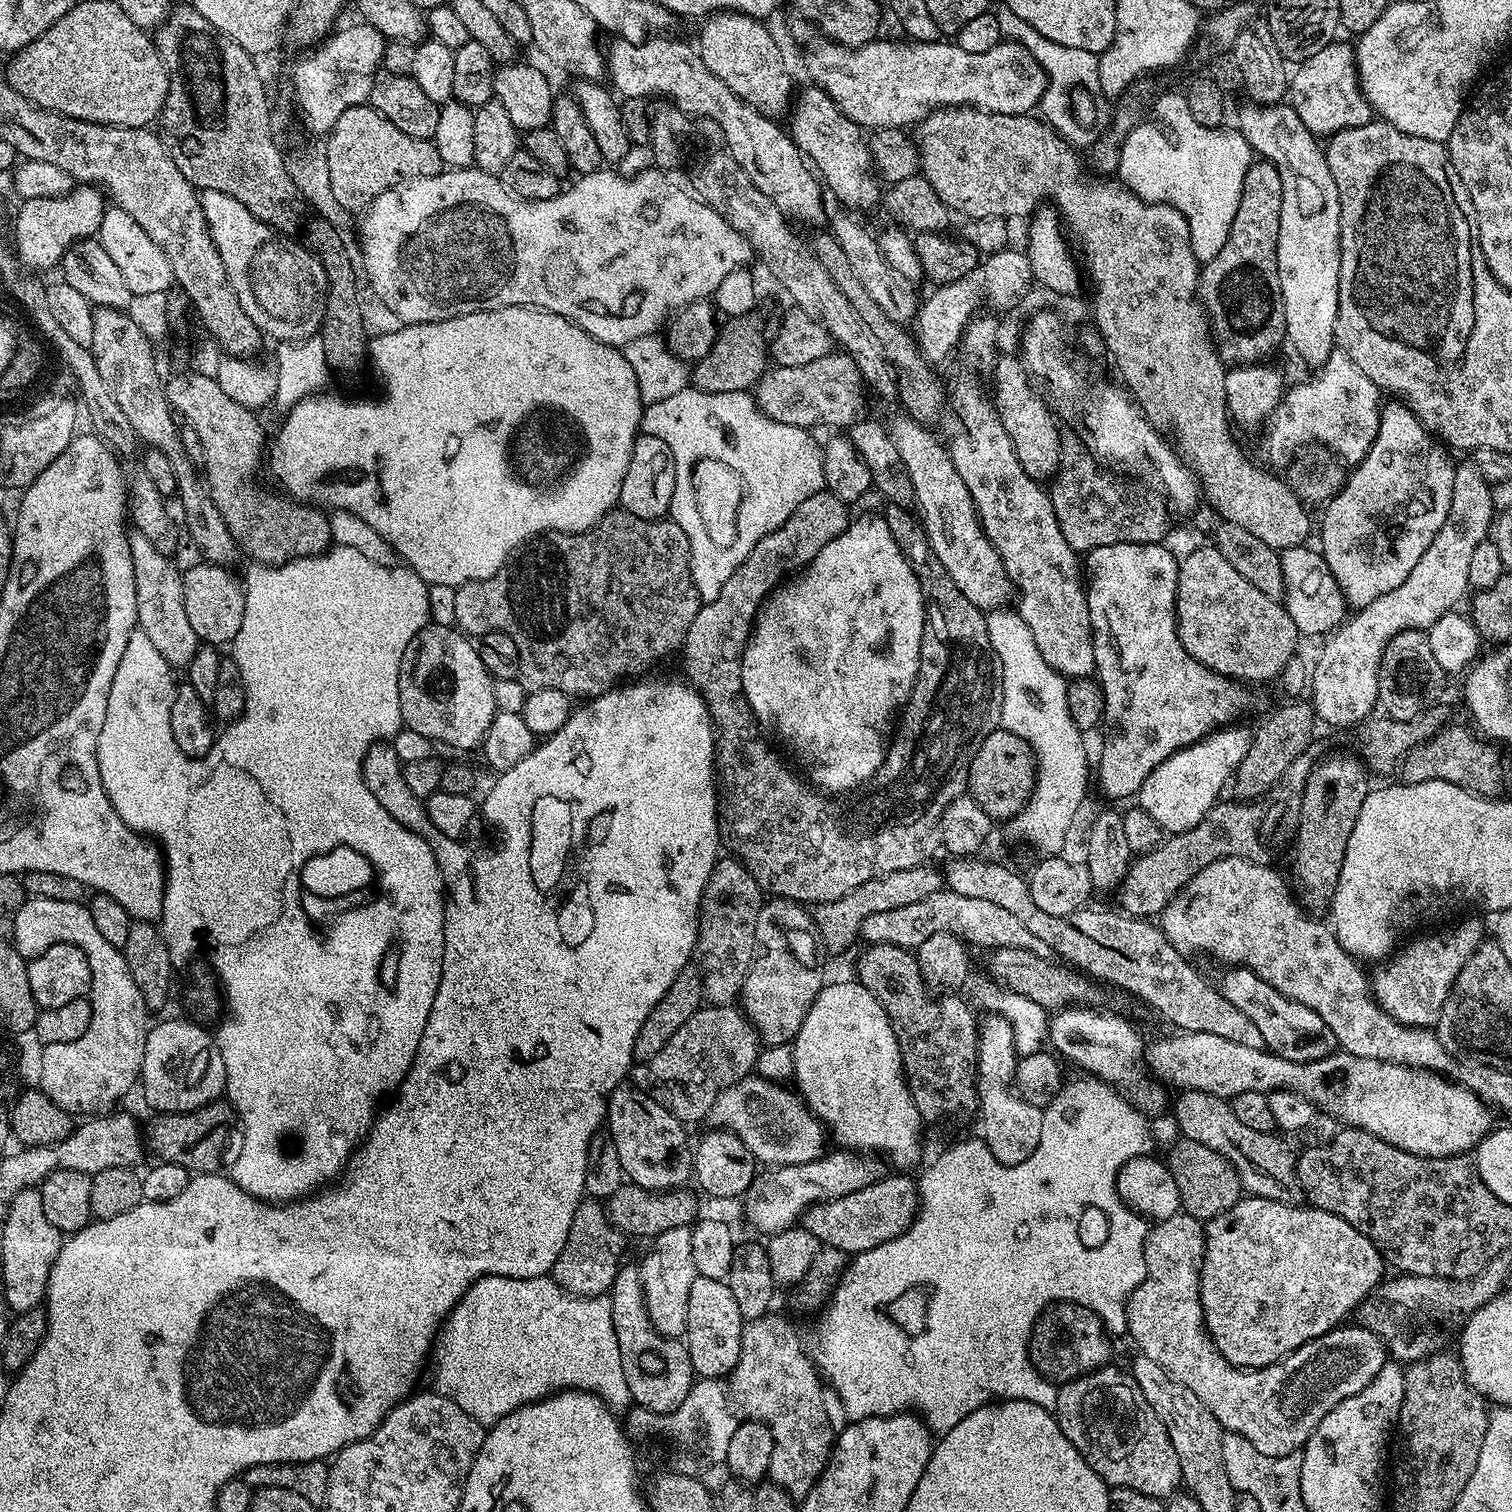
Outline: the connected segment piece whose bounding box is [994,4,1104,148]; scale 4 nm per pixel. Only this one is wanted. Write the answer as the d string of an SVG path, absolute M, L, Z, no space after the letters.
M1003 4L997 5L994 13L998 18L1002 36L1026 46L1048 77L1048 89L1040 103L1043 119L1070 144L1080 148L1089 147L1093 141L1099 139L1103 129L1100 120L1104 95L1098 79L1099 55L1051 41L1034 26L1030 26L1030 22L1025 22Z

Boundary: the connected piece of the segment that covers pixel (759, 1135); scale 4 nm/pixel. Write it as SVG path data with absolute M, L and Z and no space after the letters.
M750 1074L727 1088L710 1113L711 1123L715 1127L736 1132L757 1161L761 1165L766 1164L764 1166L804 1164L816 1159L822 1152L820 1147L824 1144L824 1136L820 1133L821 1125L814 1119L803 1099L791 1087L784 1087L788 1086Z

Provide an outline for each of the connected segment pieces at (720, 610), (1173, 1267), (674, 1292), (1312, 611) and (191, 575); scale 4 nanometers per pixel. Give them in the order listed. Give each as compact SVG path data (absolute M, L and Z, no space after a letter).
M827 490L815 492L806 498L806 502L797 506L794 514L790 514L790 518L786 518L778 530L763 536L758 546L750 550L746 562L742 562L742 566L738 566L738 570L726 578L718 598L701 603L694 622L690 622L690 630L686 630L682 649L684 668L688 671L686 680L706 702L712 715L712 726L716 730L720 842L727 851L728 848L732 851L729 853L735 859L744 863L750 874L754 874L754 882L758 882L761 892L772 898L794 900L805 906L825 904L858 890L858 886L862 886L862 882L870 882L870 878L928 864L931 856L942 848L940 823L946 806L950 806L954 798L965 795L968 767L974 754L978 754L978 746L982 746L989 734L1000 727L1004 679L998 654L990 642L987 615L974 606L974 602L970 602L970 598L966 598L958 586L954 586L952 579L944 573L944 567L936 563L936 555L932 553L924 525L919 519L909 509L899 506L887 510L888 525L908 563L913 566L928 564L918 572L924 590L926 627L912 693L902 709L882 766L866 786L847 794L831 796L821 794L799 775L796 777L772 753L773 745L764 741L765 733L744 697L740 663L745 649L728 648L728 644L740 644L740 640L728 640L728 636L720 636L720 640L716 640L716 632L751 633L760 605L785 579L784 572L796 574L807 568L822 546L834 542L838 534L848 529L849 505Z
M1179 1211L1172 1217L1151 1225L1148 1241L1144 1247L1146 1254L1146 1278L1134 1290L1128 1300L1128 1330L1139 1351L1146 1358L1154 1358L1162 1370L1166 1370L1182 1386L1198 1394L1198 1402L1214 1414L1221 1429L1236 1432L1254 1450L1267 1456L1285 1456L1303 1449L1310 1434L1346 1398L1358 1394L1372 1381L1374 1374L1382 1370L1386 1363L1386 1351L1378 1334L1355 1326L1333 1328L1331 1332L1314 1338L1308 1344L1294 1350L1286 1358L1265 1368L1236 1368L1214 1346L1208 1328L1204 1324L1204 1311L1200 1301L1200 1271L1204 1265L1205 1225L1189 1212Z
M691 1227L666 1230L654 1237L650 1244L652 1249L638 1264L648 1317L664 1336L680 1338L688 1331L686 1310L690 1306L690 1286L694 1286L697 1275L691 1238Z
M1299 544L1280 552L1282 578L1284 579L1282 603L1290 614L1294 626L1300 631L1301 637L1320 636L1319 638L1324 638L1344 623L1346 605L1334 574L1330 574L1330 566L1326 566L1324 553L1315 547L1312 547L1313 549L1308 547Z
M199 562L193 568L183 569L181 575L182 599L187 621L200 642L208 646L231 645L244 617L244 586L239 575L223 564Z

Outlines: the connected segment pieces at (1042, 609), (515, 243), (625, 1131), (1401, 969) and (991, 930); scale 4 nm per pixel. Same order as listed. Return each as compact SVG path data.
M960 380L956 385L951 385L950 406L956 414L956 425L948 441L948 453L954 462L954 470L958 470L962 482L966 482L966 490L970 490L984 537L998 550L1013 589L1018 596L1020 592L1020 617L1026 626L1030 626L1030 634L1034 634L1034 642L1051 668L1065 678L1091 677L1096 671L1096 663L1082 560L1072 549L1072 544L1062 538L1062 526L1058 526L1051 495L1045 489L1043 492L1040 489L1043 487L1032 480L1026 470L1022 470L1022 462L1018 462L1018 454L1014 454L1014 446L1006 434L1006 426L1002 426L998 418L995 403L987 391L980 389L978 381Z
M469 166L467 168L454 168L445 170L438 173L436 176L430 178L418 178L417 180L405 180L403 184L396 185L395 188L387 188L382 194L378 194L378 198L374 198L371 204L368 205L366 211L363 213L362 219L364 221L360 224L360 248L364 251L364 272L368 275L368 280L372 283L372 288L376 291L376 296L397 316L397 321L404 324L425 324L426 322L442 322L446 318L458 318L462 314L474 314L475 312L485 312L486 310L498 310L499 308L509 308L510 306L527 306L529 308L543 308L545 312L553 312L562 318L566 318L571 324L576 324L582 330L586 330L586 334L590 334L594 338L598 338L598 342L603 344L610 344L614 348L623 349L624 345L634 342L634 338L642 338L643 336L651 336L657 331L656 328L660 323L663 325L669 319L670 313L673 310L679 310L685 304L694 302L695 300L703 300L711 297L716 291L718 285L731 271L736 269L743 269L748 263L748 259L753 259L754 251L748 240L734 228L727 224L725 218L718 214L707 204L704 204L697 198L691 191L688 192L684 188L679 188L676 184L671 184L667 180L669 178L660 168L655 166L648 166L645 172L640 172L637 176L632 176L627 180L624 176L619 176L616 170L601 170L592 172L589 176L580 176L577 179L577 184L573 188L565 187L554 198L546 198L545 200L524 200L521 196L516 196L511 190L500 181L499 175L491 172L484 172L482 169Z
M625 1082L615 1088L608 1097L606 1128L617 1146L625 1177L631 1183L652 1192L668 1192L683 1188L691 1181L694 1172L694 1154L691 1143L688 1144L685 1132L687 1129L677 1116L670 1114L670 1110L666 1110L666 1106L657 1102L651 1091L639 1092L631 1082Z
M1464 920L1453 932L1448 932L1445 936L1424 936L1421 940L1412 940L1408 945L1387 957L1386 962L1379 965L1376 977L1372 976L1370 987L1372 997L1384 1007L1384 1012L1393 1016L1398 1022L1402 1022L1408 1028L1432 1028L1440 1020L1442 1010L1446 1006L1449 996L1453 995L1456 987L1456 979L1466 966L1470 954L1486 939L1484 924L1480 920Z
M947 890L930 894L930 898L922 898L922 902L913 902L910 906L898 906L898 910L870 914L870 918L866 918L866 922L862 922L860 927L860 940L869 945L893 944L899 948L916 950L926 939L943 932L958 937L973 949L1017 948L1030 950L1030 954L1047 960L1053 959L1054 956L1046 942L1041 942L1034 933L1026 930L1026 926L1022 926L1022 921L1003 906L986 902L982 898L966 898L966 894L954 894Z

